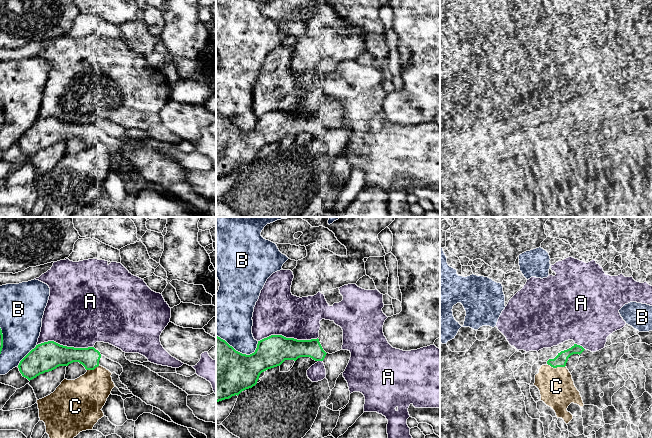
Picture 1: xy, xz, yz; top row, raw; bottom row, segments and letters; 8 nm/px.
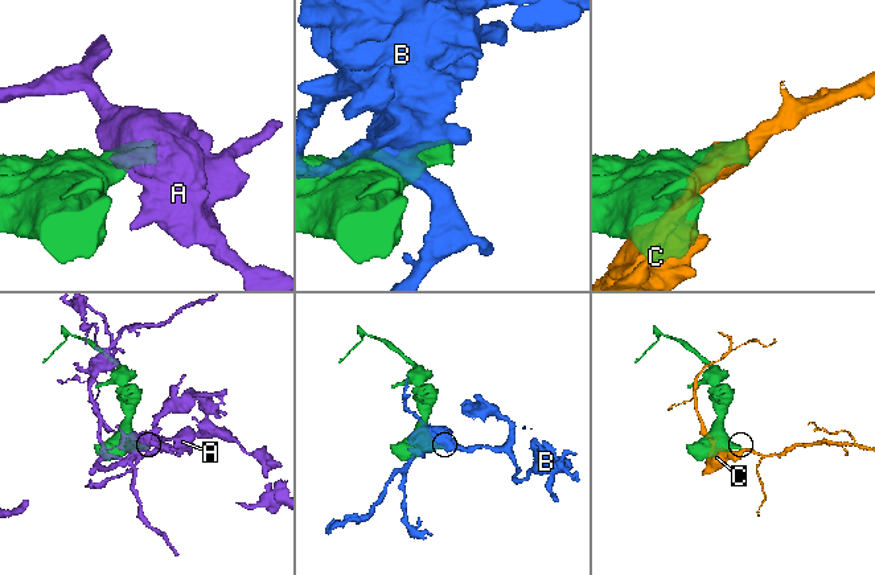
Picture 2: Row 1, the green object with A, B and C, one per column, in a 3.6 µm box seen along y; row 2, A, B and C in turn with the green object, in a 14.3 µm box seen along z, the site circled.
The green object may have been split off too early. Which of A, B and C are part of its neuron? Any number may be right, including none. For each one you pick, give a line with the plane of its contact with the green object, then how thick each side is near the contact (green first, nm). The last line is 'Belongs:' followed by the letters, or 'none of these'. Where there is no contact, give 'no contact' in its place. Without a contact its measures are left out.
Belongs: none of these

